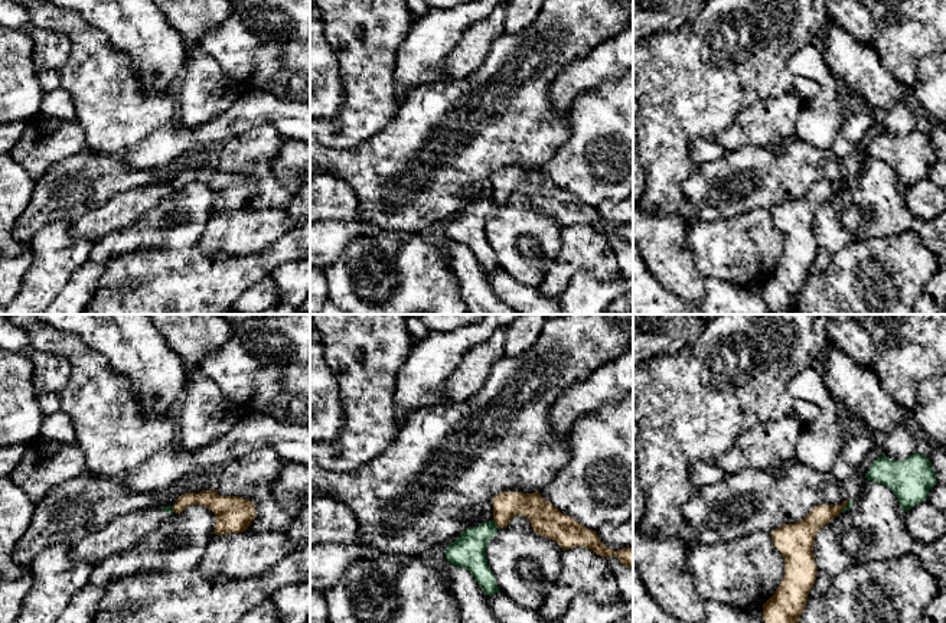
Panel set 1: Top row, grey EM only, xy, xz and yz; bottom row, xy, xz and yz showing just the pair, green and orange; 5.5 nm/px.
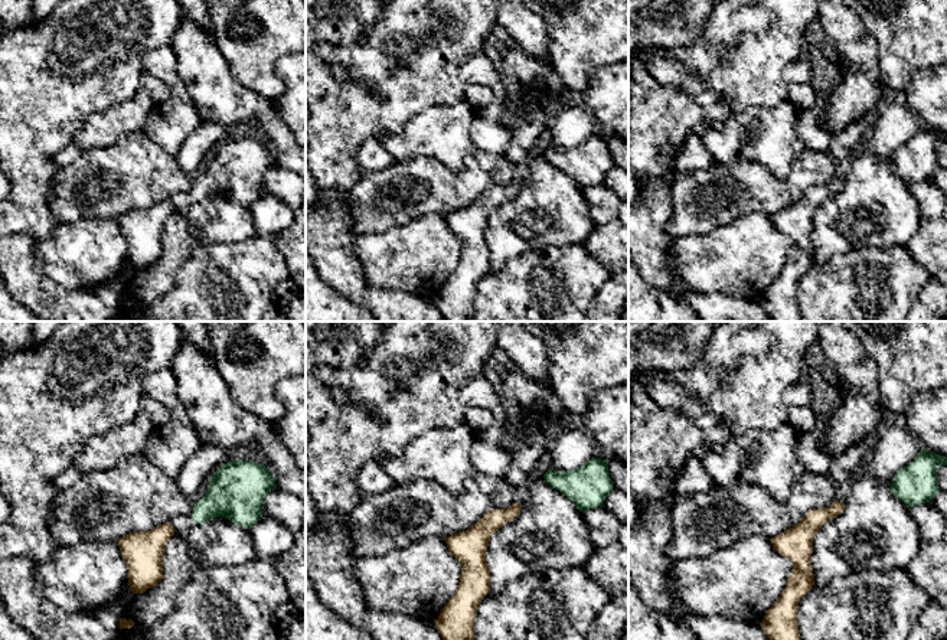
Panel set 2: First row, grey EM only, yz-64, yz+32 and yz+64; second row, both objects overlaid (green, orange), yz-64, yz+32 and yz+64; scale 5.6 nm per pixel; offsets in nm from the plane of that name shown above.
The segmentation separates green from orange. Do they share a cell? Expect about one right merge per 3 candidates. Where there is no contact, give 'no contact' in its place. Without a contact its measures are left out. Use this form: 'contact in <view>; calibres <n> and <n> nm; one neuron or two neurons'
contact in xz; calibres 190 and 150 nm; two neurons

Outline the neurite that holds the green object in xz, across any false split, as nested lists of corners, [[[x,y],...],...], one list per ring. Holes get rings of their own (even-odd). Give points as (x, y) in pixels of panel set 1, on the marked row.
[[[480,509],[469,512],[467,519],[470,528],[463,531],[454,542],[448,544],[446,558],[448,564],[470,571],[485,594],[492,596],[500,590],[487,565],[486,548],[499,528]]]

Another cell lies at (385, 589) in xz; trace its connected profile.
[[[421,557],[361,560],[323,596],[329,623],[461,623],[444,578]]]

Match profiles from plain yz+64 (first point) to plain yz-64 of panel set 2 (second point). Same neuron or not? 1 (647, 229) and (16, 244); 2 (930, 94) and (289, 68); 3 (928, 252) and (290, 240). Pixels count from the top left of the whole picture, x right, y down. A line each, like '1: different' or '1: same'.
1: same
2: same
3: same

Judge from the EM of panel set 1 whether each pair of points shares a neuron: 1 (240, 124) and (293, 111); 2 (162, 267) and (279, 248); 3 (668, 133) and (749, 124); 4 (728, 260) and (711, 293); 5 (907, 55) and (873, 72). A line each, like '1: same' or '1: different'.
1: same
2: same
3: different
4: different
5: different

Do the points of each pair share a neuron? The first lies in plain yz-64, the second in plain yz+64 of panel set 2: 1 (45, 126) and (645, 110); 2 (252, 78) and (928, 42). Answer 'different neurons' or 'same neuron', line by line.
1: same neuron
2: same neuron

